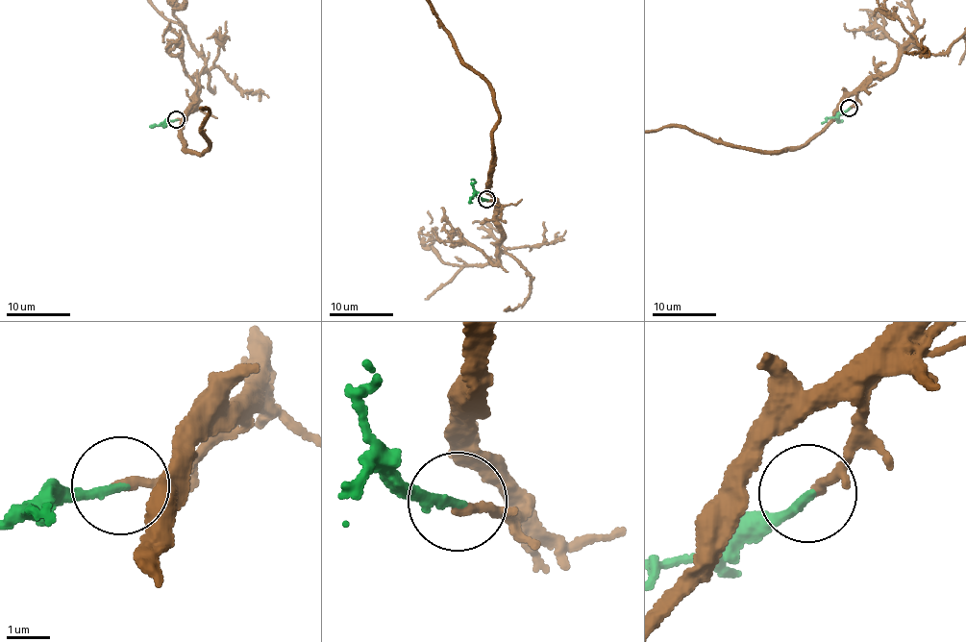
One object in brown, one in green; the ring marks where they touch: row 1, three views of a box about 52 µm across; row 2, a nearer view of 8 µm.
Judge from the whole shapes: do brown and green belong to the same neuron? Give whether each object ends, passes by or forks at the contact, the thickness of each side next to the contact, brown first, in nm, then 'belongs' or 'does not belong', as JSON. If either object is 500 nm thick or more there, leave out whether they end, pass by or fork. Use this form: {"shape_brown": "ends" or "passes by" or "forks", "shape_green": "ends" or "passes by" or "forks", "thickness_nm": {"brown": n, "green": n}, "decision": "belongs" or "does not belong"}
{"shape_brown": "ends", "shape_green": "ends", "thickness_nm": {"brown": 200, "green": 190}, "decision": "belongs"}

